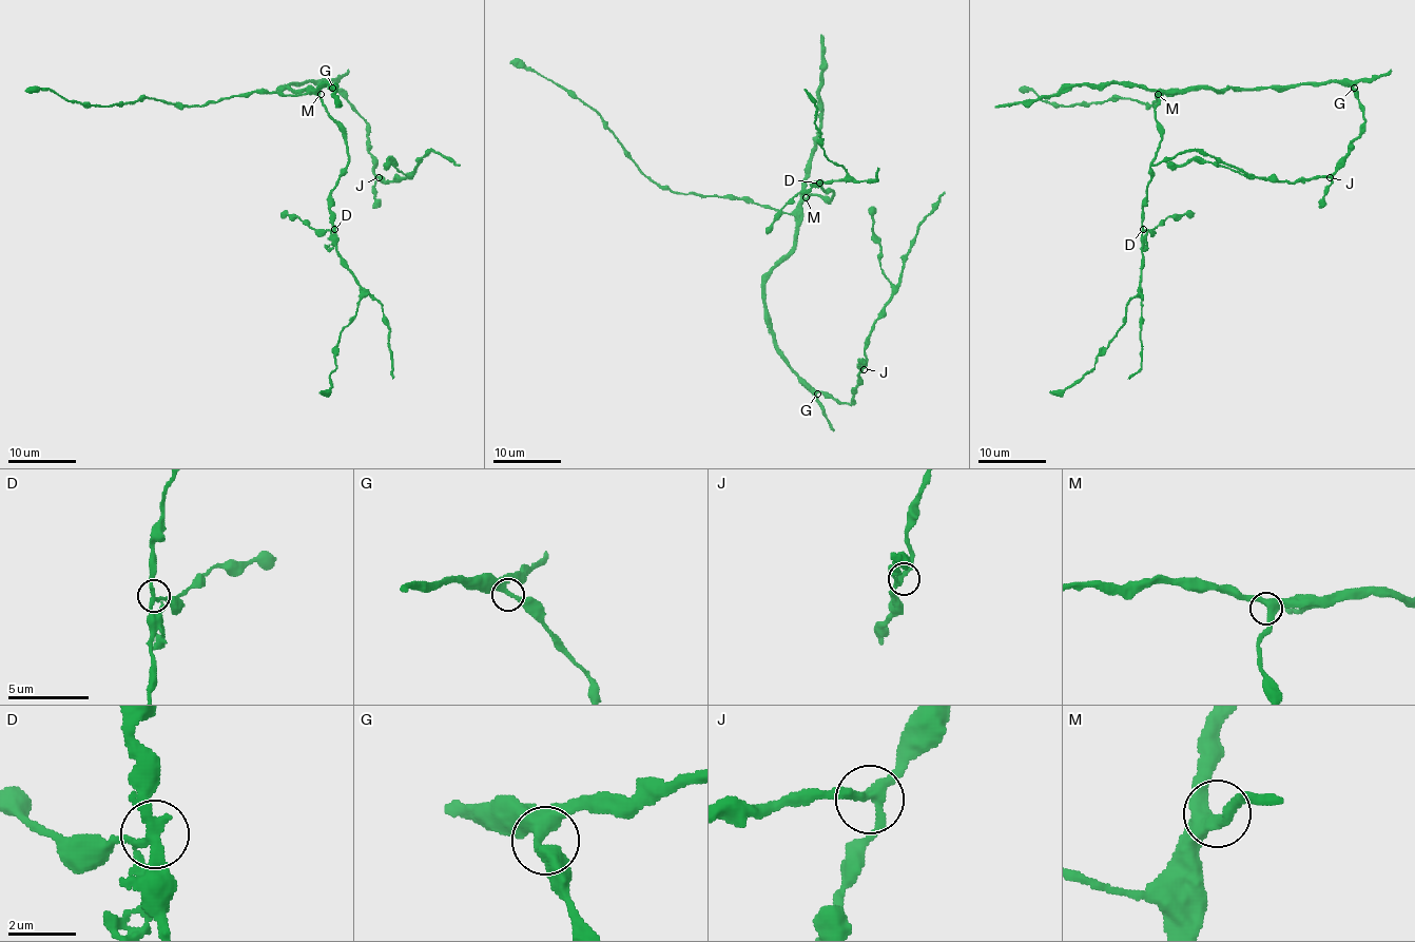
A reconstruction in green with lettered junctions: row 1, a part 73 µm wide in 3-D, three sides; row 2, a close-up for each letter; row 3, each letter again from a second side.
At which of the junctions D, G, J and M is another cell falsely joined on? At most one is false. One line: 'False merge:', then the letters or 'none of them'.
False merge: D

